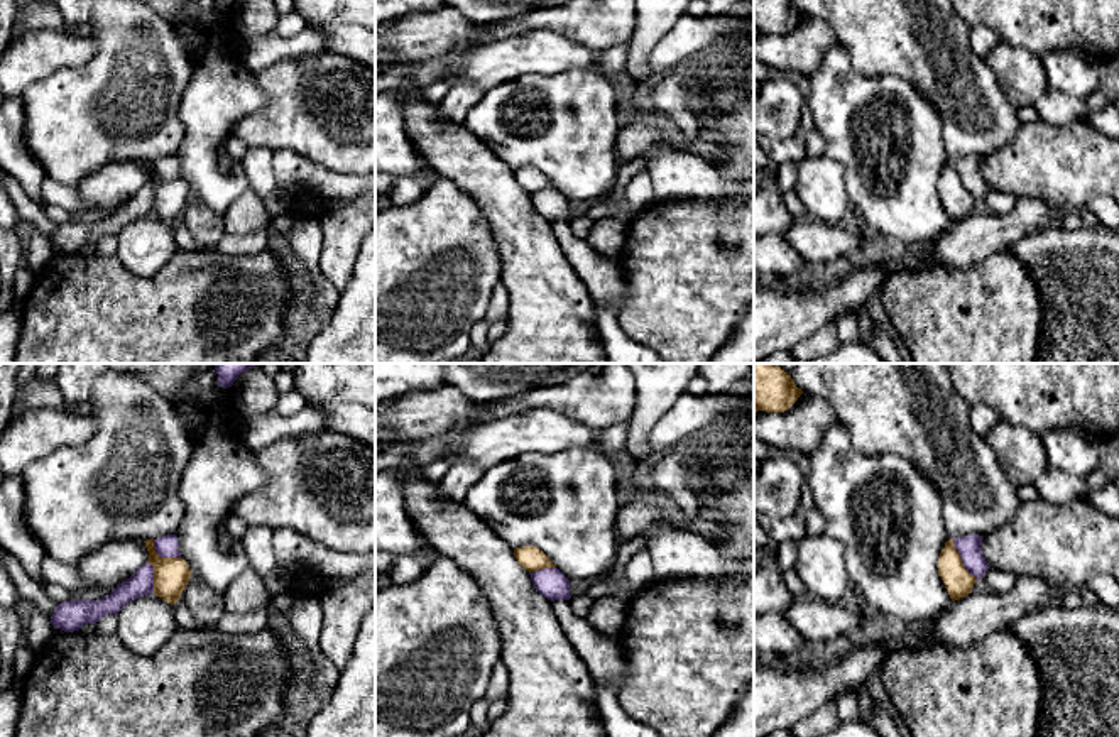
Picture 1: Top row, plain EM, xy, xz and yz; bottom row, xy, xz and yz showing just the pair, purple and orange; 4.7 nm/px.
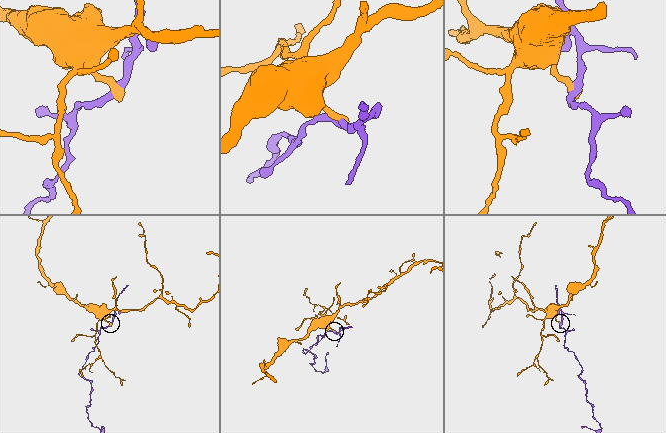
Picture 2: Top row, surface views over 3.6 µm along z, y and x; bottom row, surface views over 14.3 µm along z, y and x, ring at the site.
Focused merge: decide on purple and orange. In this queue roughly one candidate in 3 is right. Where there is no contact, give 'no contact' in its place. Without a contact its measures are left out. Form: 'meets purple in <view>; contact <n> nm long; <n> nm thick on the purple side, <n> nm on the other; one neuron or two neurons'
meets purple in yz; contact 220 nm long; 110 nm thick on the purple side, 140 nm on the other; two neurons

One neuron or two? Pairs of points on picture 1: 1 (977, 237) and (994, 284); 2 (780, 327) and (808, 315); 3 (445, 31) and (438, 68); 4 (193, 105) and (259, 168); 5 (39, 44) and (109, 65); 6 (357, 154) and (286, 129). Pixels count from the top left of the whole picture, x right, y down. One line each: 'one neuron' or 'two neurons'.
1: two neurons
2: one neuron
3: two neurons
4: two neurons
5: two neurons
6: one neuron

